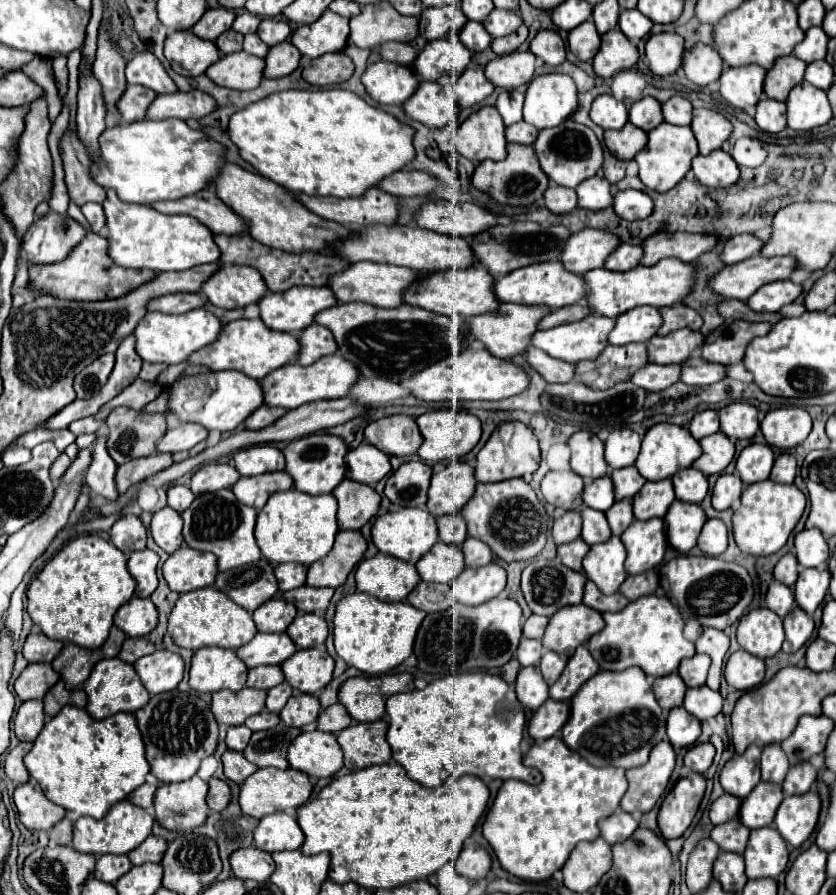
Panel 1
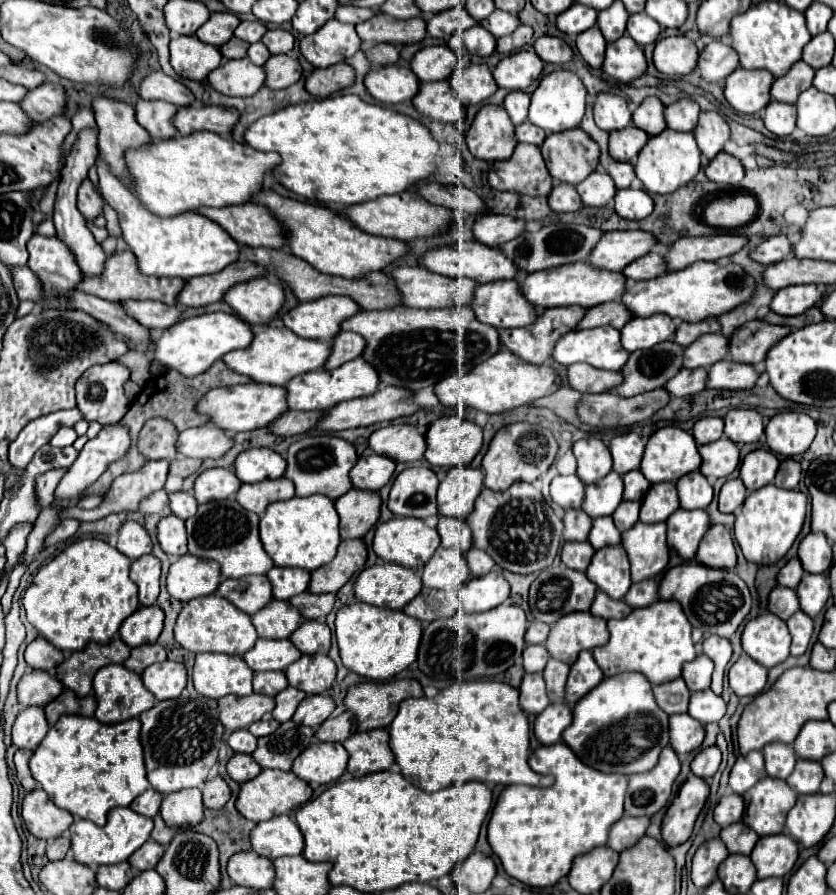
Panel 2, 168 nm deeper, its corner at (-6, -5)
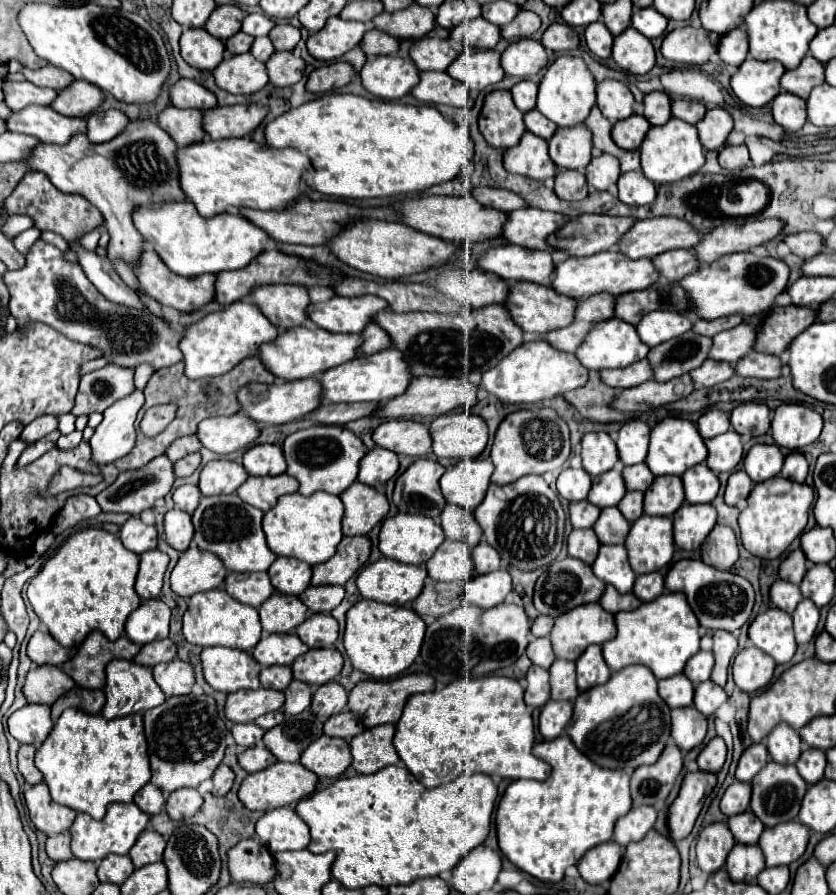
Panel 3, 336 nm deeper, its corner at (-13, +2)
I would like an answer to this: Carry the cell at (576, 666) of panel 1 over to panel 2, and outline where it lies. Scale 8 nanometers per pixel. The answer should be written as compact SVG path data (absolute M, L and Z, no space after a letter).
M582 651L578 661L570 667L570 677L566 683L566 697L564 701L568 705L574 705L580 701L590 689L594 689L604 679L600 667L596 665L590 651Z

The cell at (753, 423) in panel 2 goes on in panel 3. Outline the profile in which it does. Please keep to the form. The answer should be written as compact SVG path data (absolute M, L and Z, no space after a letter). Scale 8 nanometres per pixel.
M745 402L731 412L731 426L741 436L763 436L771 424L771 410L761 402Z

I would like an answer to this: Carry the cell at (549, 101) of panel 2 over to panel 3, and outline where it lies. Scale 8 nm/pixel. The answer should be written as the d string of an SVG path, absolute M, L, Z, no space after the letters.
M559 56L545 72L539 84L537 108L557 126L575 126L585 122L595 104L595 80L587 64L579 56Z

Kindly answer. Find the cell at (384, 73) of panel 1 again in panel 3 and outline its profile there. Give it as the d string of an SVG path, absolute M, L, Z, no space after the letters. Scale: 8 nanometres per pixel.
M373 56L359 72L367 92L383 100L397 100L411 92L419 82L419 72L409 58Z

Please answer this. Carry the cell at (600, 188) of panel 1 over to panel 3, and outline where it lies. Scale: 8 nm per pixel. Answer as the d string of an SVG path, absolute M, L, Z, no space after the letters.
M599 154L593 156L589 166L585 168L587 184L597 190L615 190L615 184L619 180L619 162L611 154Z

